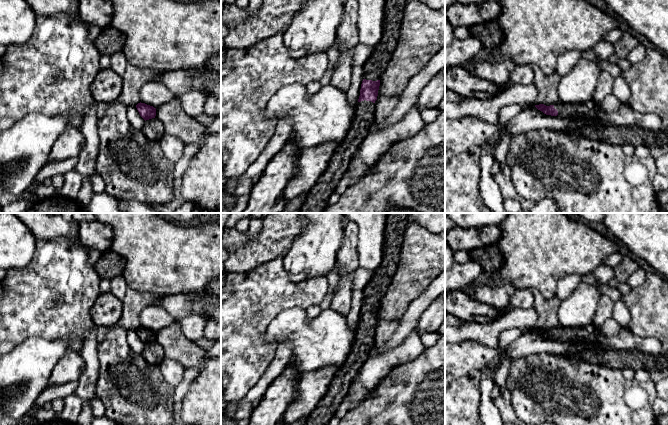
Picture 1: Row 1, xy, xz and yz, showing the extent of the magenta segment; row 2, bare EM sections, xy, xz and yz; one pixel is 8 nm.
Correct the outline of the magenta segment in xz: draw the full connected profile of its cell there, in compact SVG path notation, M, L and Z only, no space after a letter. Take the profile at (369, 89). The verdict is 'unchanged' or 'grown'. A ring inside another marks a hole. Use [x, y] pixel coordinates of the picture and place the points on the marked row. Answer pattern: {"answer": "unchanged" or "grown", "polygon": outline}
{"answer": "grown", "polygon": "M386 0L383 35L363 65L364 79L351 128L344 140L338 143L325 172L307 193L299 213L323 213L328 199L357 154L364 139L374 126L374 103L377 100L380 78L388 66L389 56L399 40L401 20L408 0Z"}

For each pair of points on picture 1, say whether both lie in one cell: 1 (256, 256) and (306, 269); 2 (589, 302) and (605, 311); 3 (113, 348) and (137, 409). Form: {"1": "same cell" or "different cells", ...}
{"1": "different cells", "2": "different cells", "3": "same cell"}

